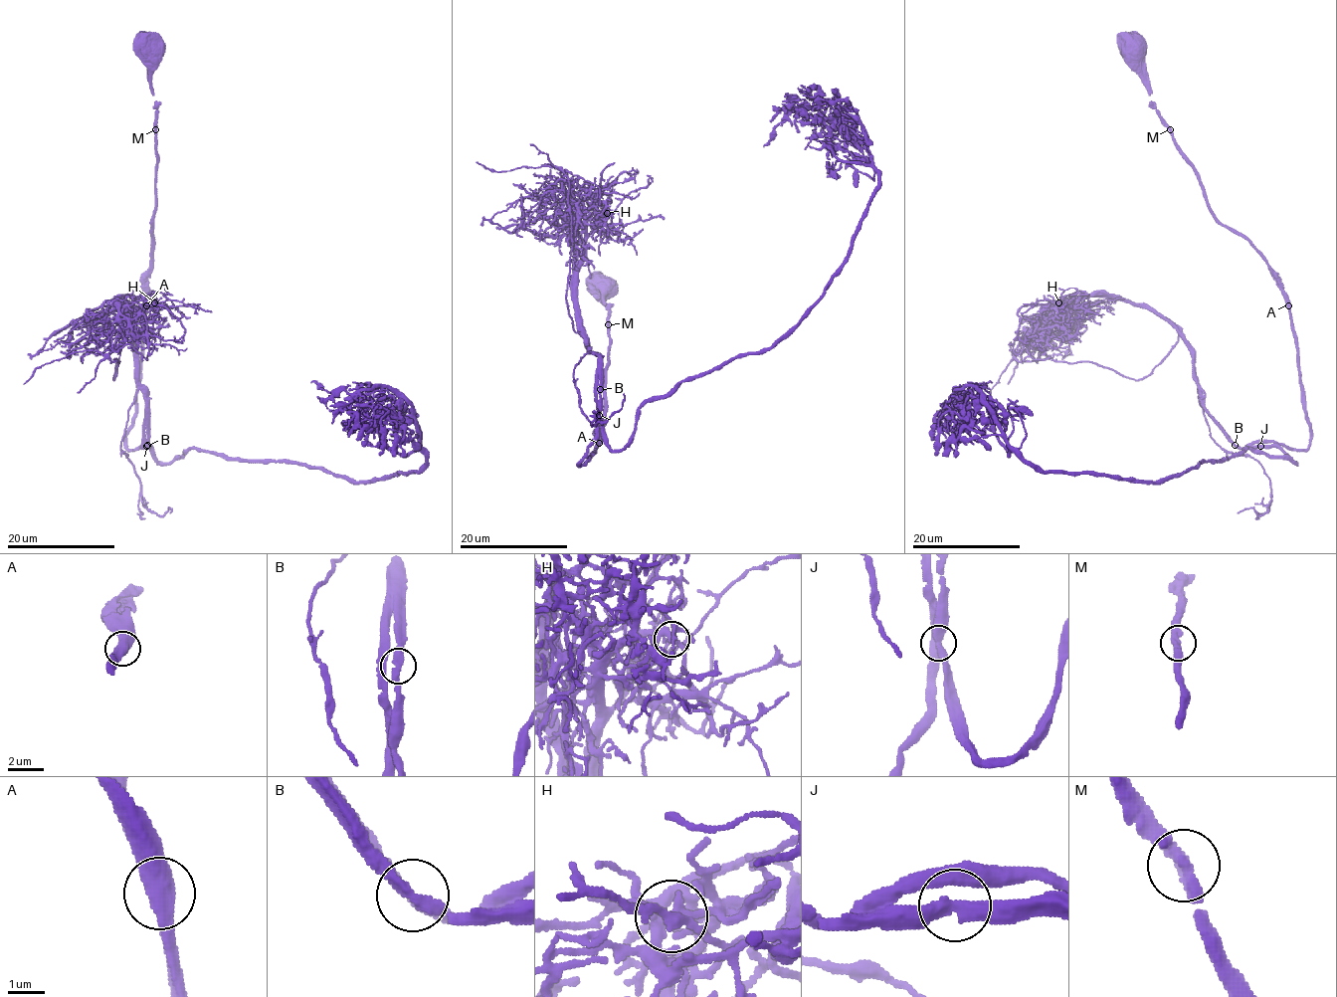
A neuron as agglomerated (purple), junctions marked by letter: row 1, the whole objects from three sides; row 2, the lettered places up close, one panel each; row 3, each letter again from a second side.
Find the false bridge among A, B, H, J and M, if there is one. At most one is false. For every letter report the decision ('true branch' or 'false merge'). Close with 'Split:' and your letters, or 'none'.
A: true branch
B: true branch
H: true branch
J: true branch
M: true branch
Split: none

